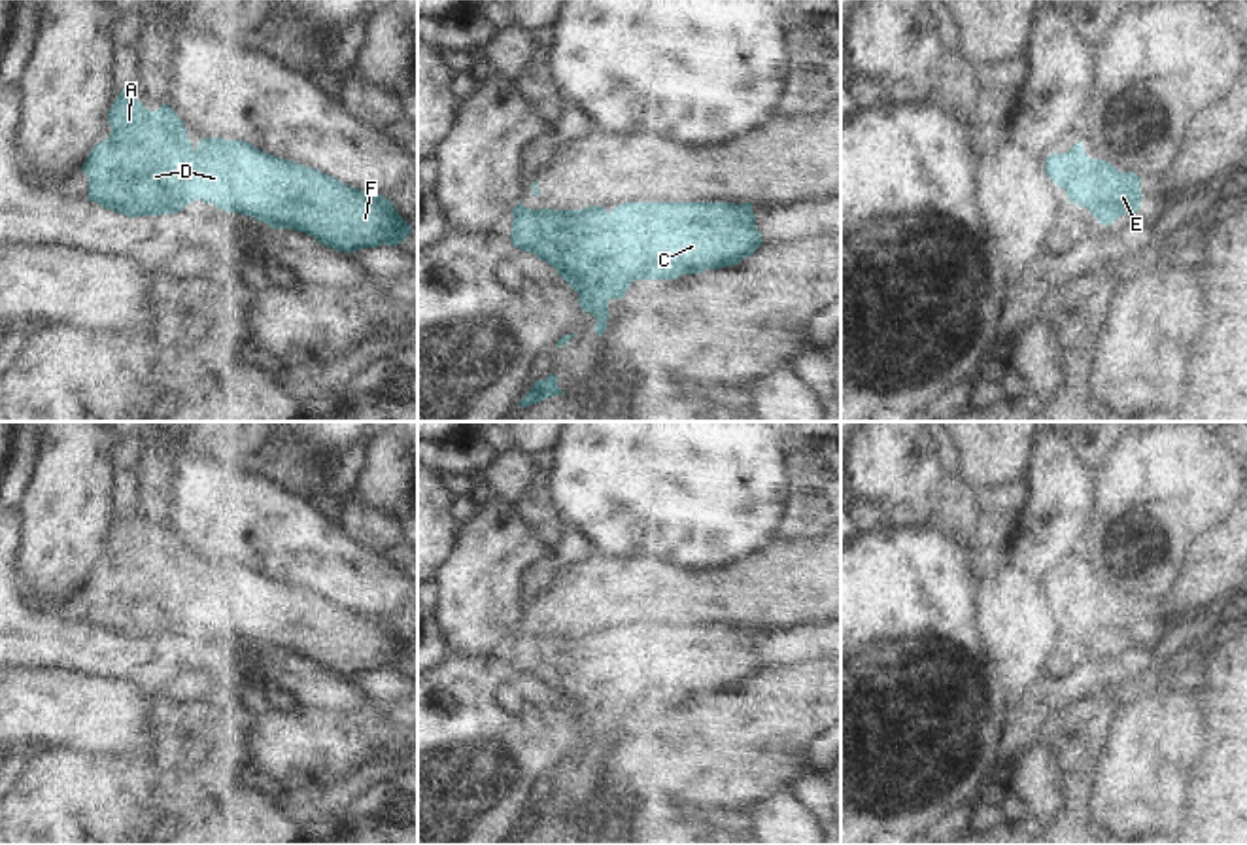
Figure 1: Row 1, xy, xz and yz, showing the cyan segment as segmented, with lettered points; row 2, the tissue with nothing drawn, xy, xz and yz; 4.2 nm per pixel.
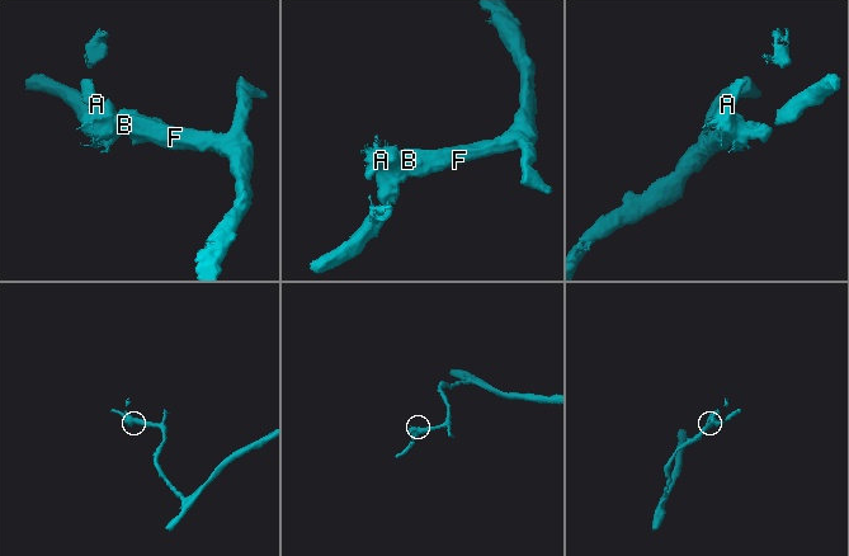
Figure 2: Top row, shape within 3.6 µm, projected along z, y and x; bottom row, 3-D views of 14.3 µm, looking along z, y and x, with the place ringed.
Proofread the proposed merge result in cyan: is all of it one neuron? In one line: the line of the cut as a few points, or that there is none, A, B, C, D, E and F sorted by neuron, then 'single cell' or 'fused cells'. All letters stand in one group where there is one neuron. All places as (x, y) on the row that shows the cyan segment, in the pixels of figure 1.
no cut | A B C D E F | single cell

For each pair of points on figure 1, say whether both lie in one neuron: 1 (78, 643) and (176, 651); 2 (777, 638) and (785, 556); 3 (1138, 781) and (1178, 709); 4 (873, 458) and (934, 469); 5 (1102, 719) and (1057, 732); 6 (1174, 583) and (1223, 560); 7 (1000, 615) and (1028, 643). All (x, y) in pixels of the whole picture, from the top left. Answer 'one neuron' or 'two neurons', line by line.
1: one neuron
2: two neurons
3: one neuron
4: one neuron
5: one neuron
6: one neuron
7: one neuron

